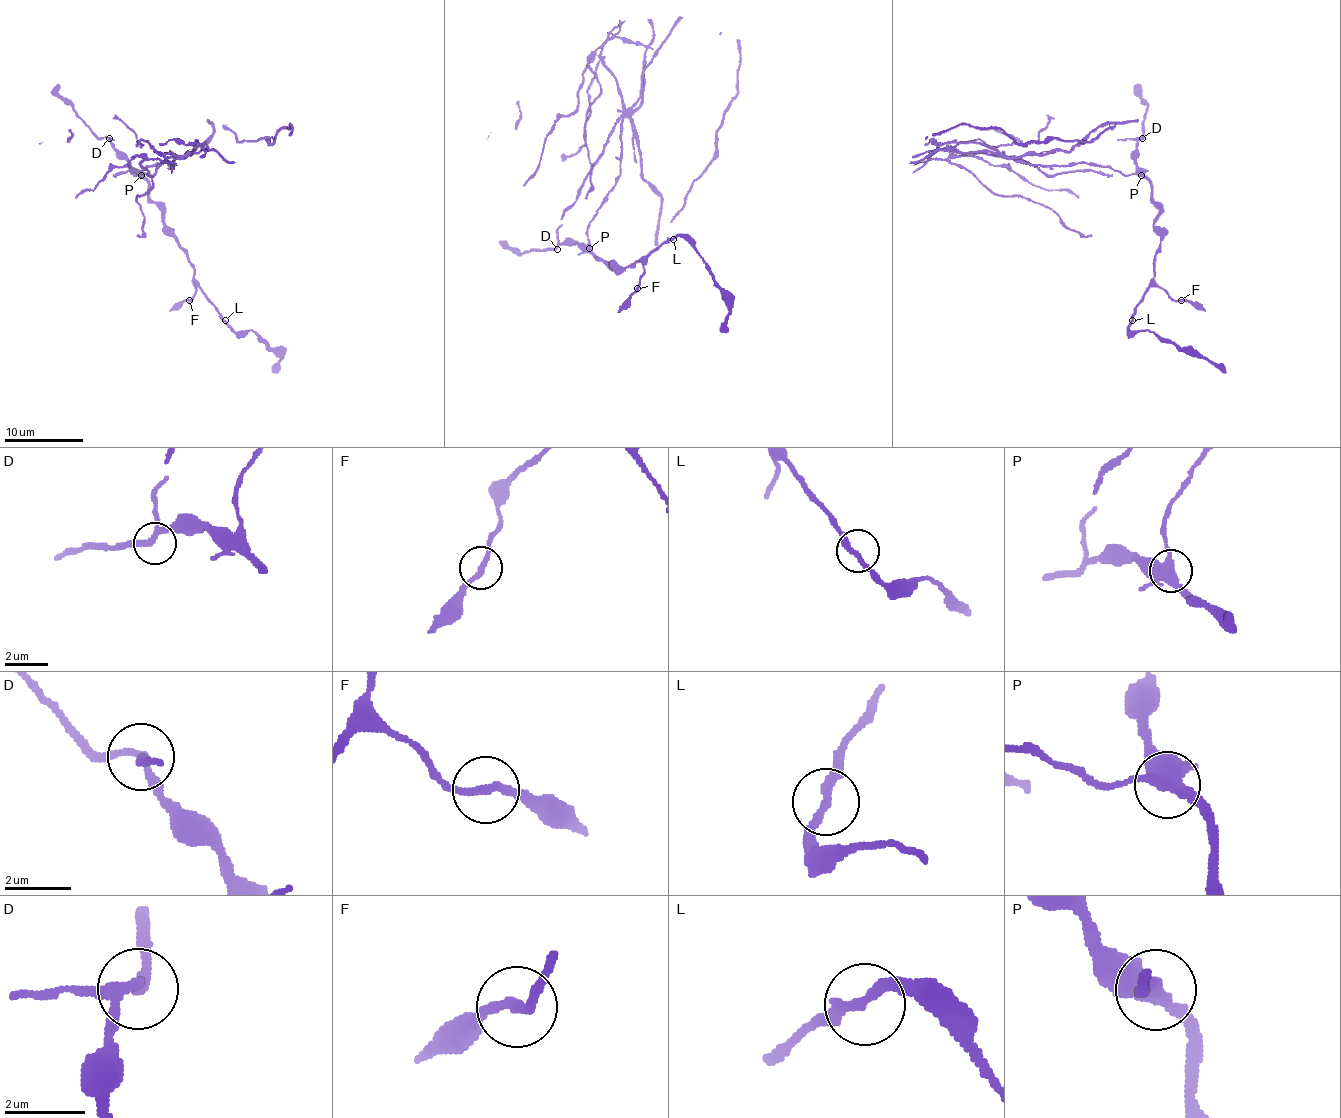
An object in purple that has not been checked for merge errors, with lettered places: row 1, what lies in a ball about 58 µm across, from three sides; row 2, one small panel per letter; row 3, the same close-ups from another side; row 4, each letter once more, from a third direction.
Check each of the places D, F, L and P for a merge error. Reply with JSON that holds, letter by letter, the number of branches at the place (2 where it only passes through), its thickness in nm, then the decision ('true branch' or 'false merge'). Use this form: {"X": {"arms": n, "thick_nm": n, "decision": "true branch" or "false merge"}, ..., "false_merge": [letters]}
{"D": {"arms": 3, "thick_nm": 200, "decision": "true branch"}, "F": {"arms": 2, "thick_nm": 240, "decision": "true branch"}, "L": {"arms": 2, "thick_nm": 240, "decision": "true branch"}, "P": {"arms": 4, "thick_nm": 400, "decision": "false merge"}, "false_merge": ["P"]}

